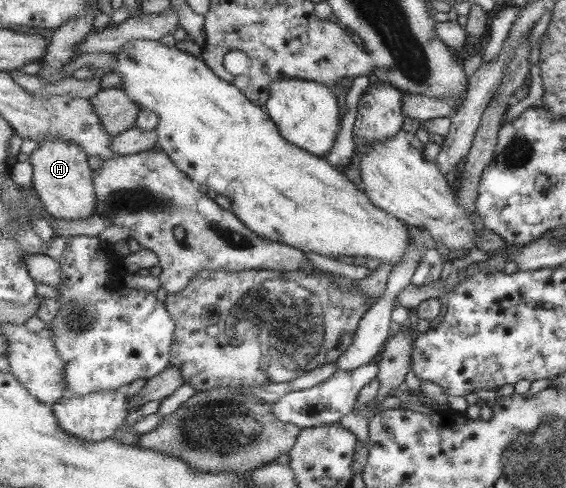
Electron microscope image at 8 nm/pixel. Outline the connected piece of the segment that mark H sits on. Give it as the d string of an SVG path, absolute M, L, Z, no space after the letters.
M60 138L42 140L38 144L29 160L35 170L35 189L46 211L52 217L74 221L94 215L98 199L95 174L88 163L87 151L80 144Z

